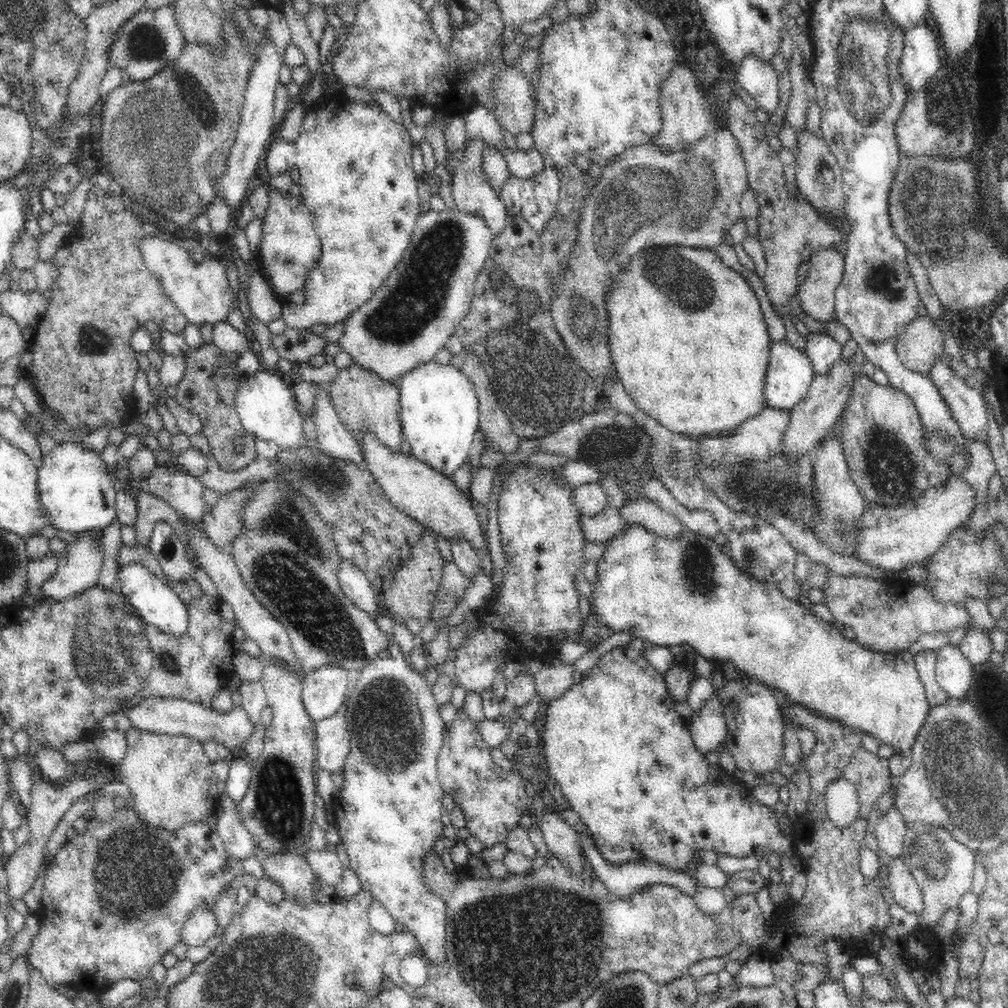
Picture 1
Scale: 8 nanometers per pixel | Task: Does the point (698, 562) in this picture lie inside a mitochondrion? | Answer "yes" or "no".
yes

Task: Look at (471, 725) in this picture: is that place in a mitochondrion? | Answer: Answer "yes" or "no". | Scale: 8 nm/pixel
no

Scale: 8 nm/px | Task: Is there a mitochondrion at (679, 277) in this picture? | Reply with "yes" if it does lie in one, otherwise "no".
yes

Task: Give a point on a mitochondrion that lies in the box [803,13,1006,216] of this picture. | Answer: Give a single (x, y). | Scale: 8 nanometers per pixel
(939, 113)

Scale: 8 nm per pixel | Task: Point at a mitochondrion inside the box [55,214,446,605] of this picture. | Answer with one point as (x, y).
(330, 483)

